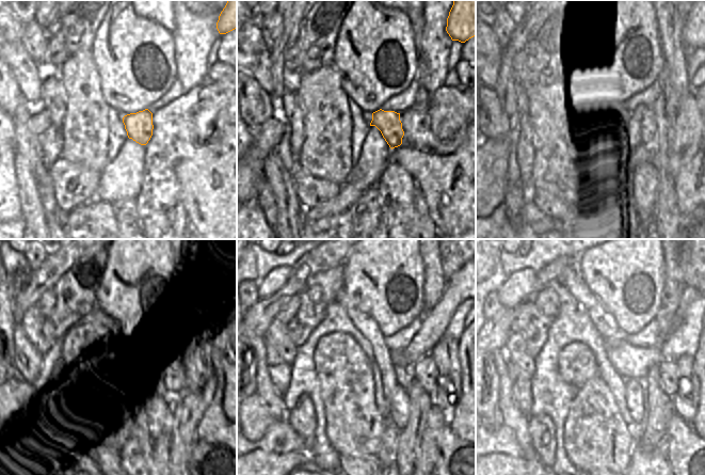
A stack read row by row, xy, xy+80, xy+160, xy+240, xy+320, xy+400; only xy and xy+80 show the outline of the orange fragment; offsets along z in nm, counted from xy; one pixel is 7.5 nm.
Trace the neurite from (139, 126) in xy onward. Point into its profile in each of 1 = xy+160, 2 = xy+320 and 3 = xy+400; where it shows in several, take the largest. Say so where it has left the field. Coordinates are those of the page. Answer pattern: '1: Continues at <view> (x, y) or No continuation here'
1: Continues at xy+160 (640, 131)
2: Continues at xy+320 (416, 355)
3: Continues at xy+400 (668, 369).

